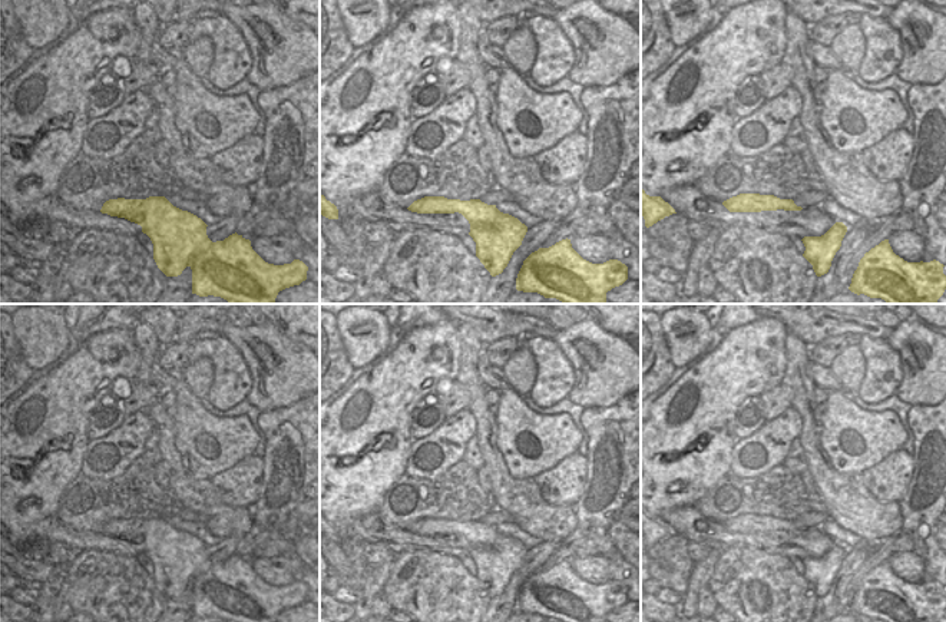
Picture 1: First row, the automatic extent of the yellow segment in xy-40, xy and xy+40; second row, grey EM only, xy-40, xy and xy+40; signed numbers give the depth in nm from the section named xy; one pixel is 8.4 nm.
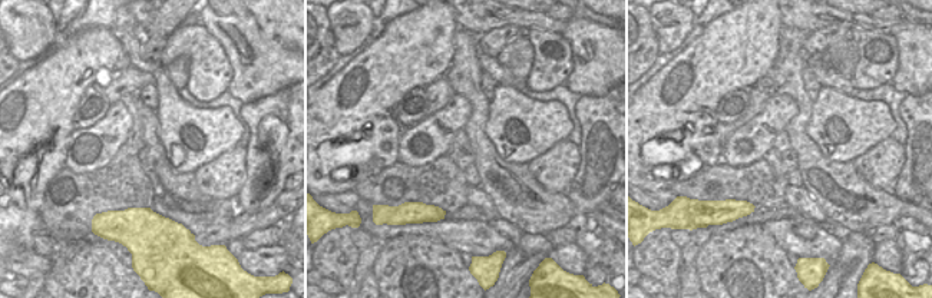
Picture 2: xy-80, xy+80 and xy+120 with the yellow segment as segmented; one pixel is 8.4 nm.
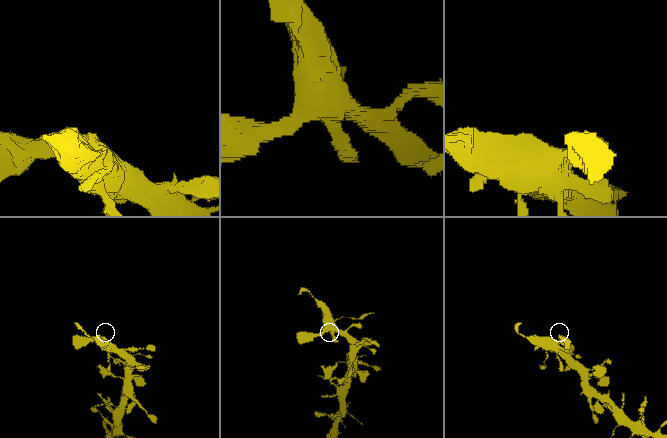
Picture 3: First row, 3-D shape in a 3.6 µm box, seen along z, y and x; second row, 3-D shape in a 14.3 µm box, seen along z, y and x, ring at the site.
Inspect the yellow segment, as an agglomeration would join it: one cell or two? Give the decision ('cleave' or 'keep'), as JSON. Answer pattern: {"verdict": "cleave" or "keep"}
{"verdict": "keep"}

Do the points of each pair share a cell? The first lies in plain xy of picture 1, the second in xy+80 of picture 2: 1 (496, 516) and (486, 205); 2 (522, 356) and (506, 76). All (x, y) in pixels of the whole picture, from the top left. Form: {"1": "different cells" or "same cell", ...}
{"1": "different cells", "2": "different cells"}

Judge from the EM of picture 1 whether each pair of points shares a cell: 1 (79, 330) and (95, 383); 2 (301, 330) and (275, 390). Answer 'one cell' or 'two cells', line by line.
1: two cells
2: two cells

